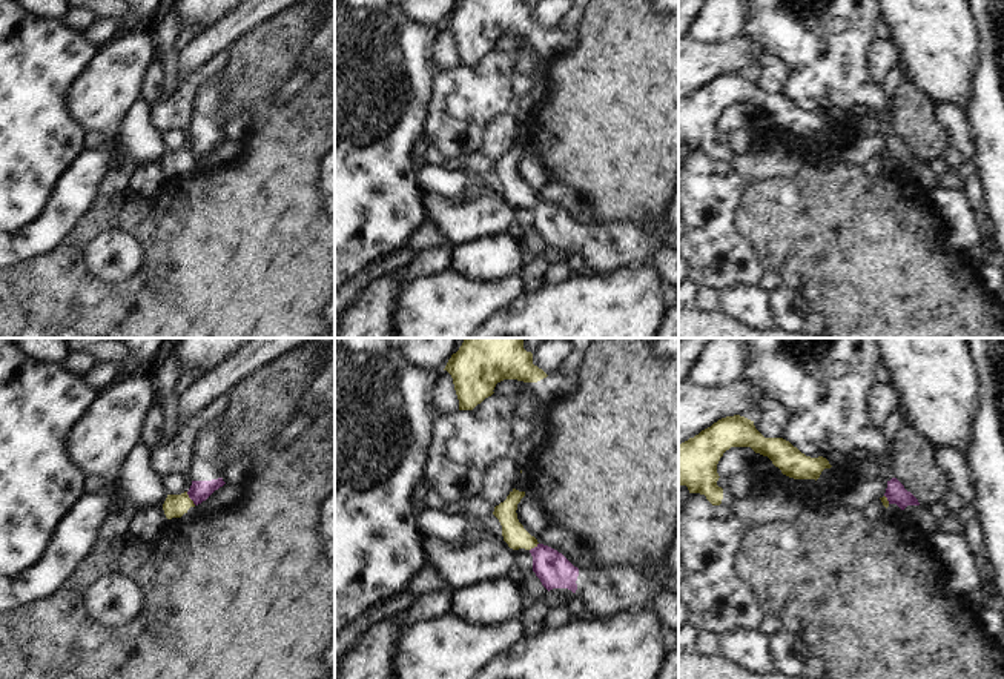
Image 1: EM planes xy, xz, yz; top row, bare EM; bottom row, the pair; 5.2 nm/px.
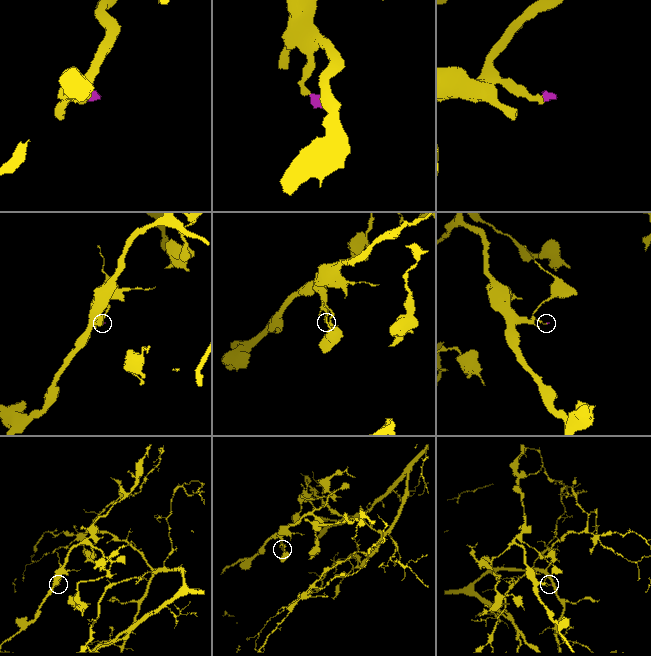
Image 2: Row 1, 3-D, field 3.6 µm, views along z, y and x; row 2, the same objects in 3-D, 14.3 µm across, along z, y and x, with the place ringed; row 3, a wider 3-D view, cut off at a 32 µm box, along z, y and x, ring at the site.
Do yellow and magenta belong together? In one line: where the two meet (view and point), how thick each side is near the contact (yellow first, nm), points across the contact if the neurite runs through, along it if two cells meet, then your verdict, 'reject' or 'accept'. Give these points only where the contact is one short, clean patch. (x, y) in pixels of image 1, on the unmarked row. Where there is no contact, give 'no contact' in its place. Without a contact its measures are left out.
meets yellow in xy at (189, 154); 120 nm thick on the yellow side, 110 nm on the other; border along xy (186, 148), (195, 160); reject

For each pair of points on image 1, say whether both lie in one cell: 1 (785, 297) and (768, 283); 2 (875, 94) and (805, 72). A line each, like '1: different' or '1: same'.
1: different
2: same

